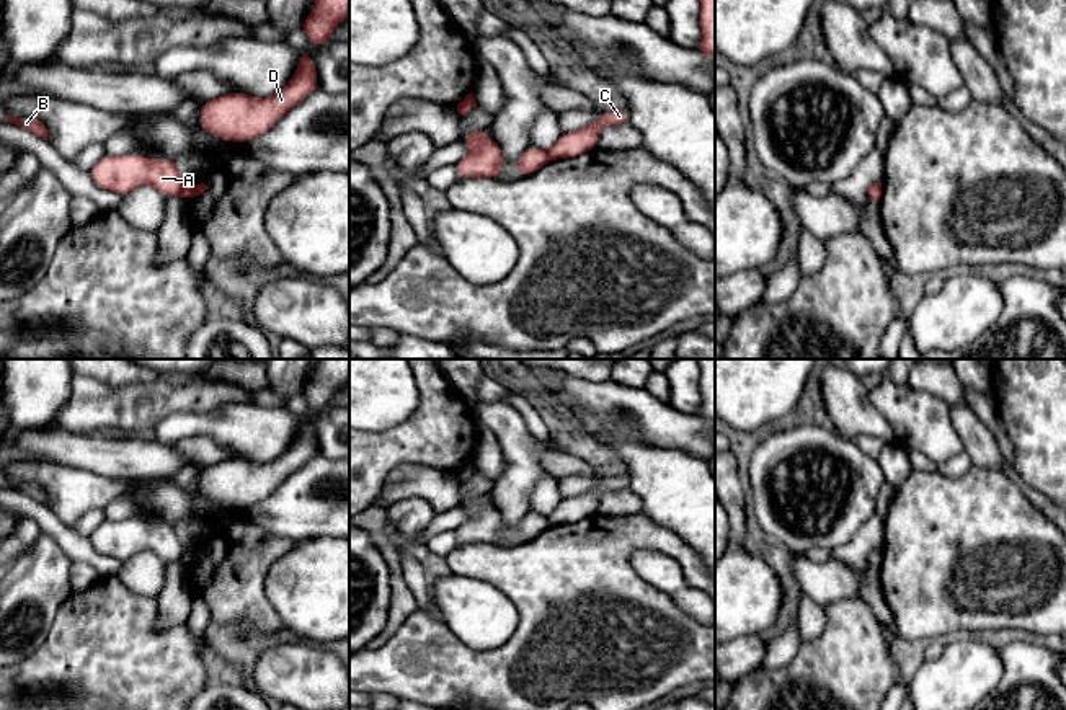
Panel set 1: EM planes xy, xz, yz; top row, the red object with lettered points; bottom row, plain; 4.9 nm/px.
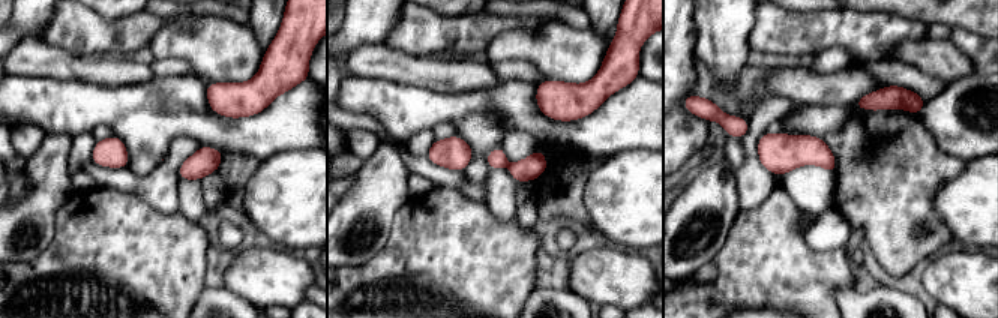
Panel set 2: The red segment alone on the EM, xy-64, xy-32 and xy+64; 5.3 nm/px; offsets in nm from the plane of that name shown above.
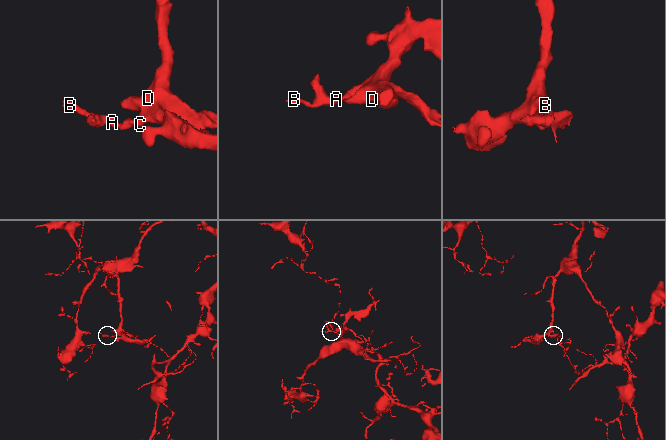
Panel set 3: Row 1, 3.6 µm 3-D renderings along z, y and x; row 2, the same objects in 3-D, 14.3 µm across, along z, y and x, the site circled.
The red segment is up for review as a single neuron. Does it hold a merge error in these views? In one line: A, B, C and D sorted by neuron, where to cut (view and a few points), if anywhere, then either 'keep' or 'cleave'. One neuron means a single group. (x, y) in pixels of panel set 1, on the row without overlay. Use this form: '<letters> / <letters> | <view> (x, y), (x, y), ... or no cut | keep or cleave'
A B / C D | xy (186, 549), (180, 559) | cleave

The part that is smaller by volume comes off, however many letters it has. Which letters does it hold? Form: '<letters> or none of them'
A, B

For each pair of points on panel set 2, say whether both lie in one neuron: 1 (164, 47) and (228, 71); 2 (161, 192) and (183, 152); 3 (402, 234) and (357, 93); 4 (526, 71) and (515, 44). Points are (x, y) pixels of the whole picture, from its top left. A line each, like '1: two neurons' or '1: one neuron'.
1: one neuron
2: one neuron
3: two neurons
4: two neurons

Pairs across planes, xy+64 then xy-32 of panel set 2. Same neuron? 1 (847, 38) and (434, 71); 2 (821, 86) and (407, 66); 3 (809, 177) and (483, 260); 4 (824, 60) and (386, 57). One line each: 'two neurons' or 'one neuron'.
1: two neurons
2: one neuron
3: two neurons
4: two neurons

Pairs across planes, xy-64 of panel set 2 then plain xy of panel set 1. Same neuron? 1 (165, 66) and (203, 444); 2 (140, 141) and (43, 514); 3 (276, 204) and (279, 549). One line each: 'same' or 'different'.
1: same
2: different
3: different

